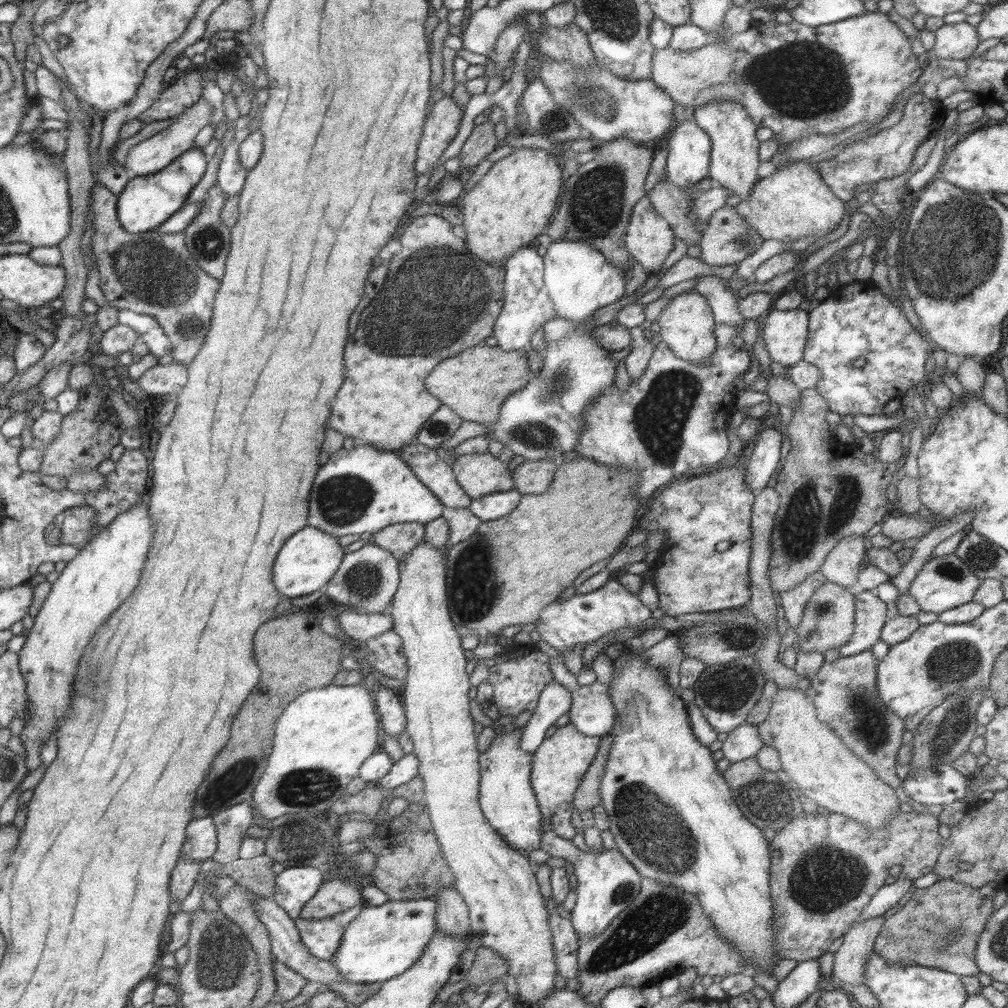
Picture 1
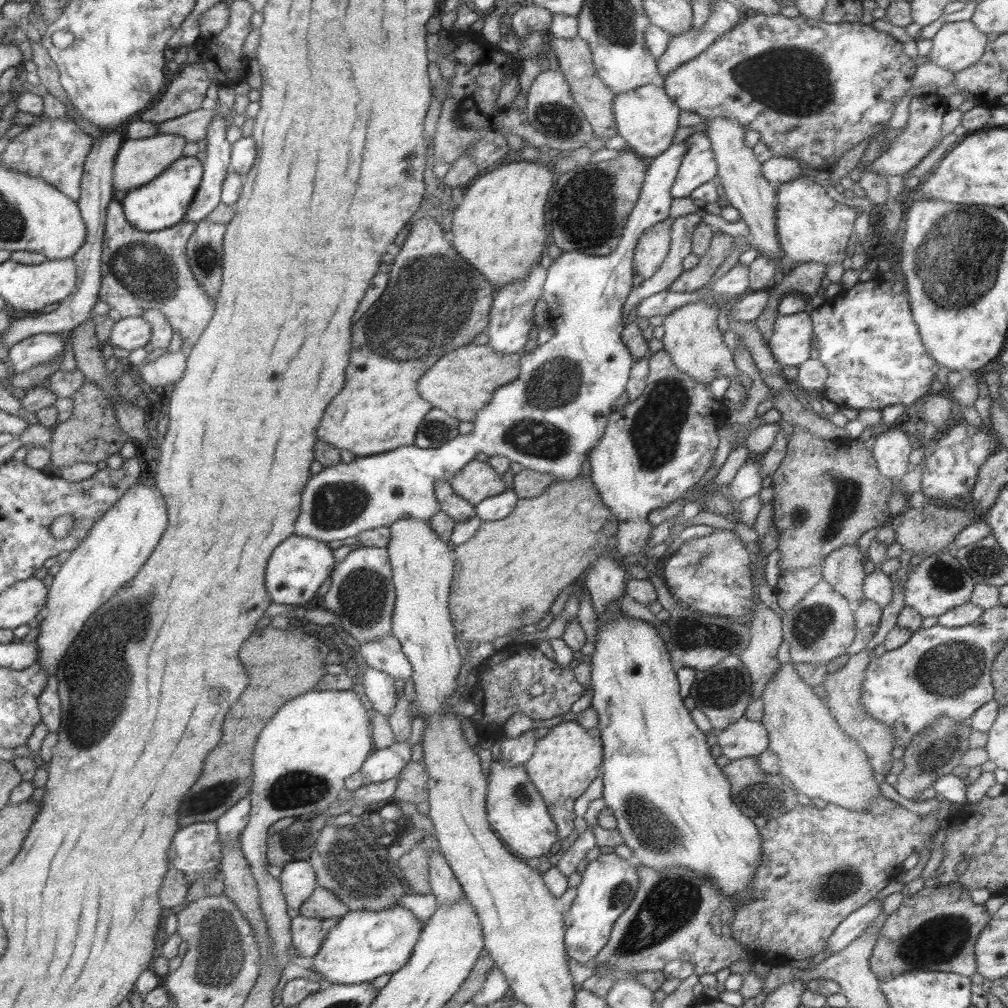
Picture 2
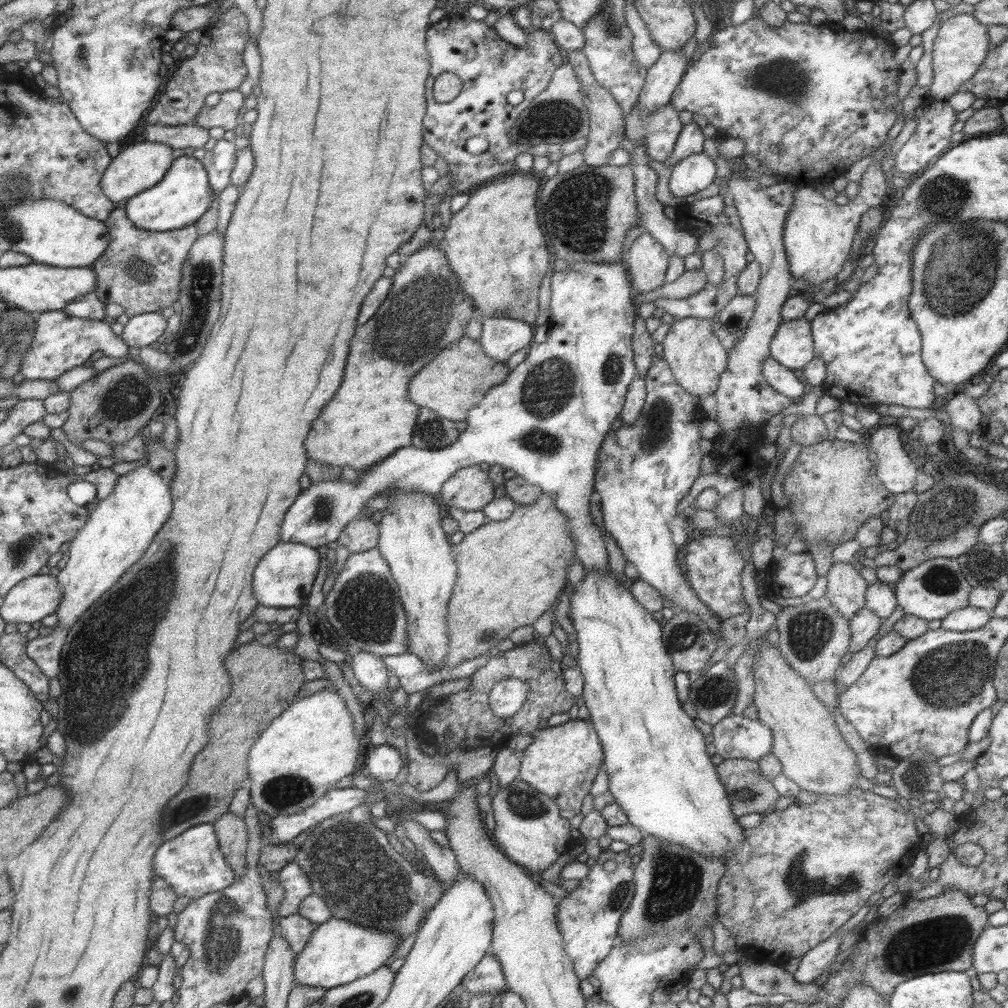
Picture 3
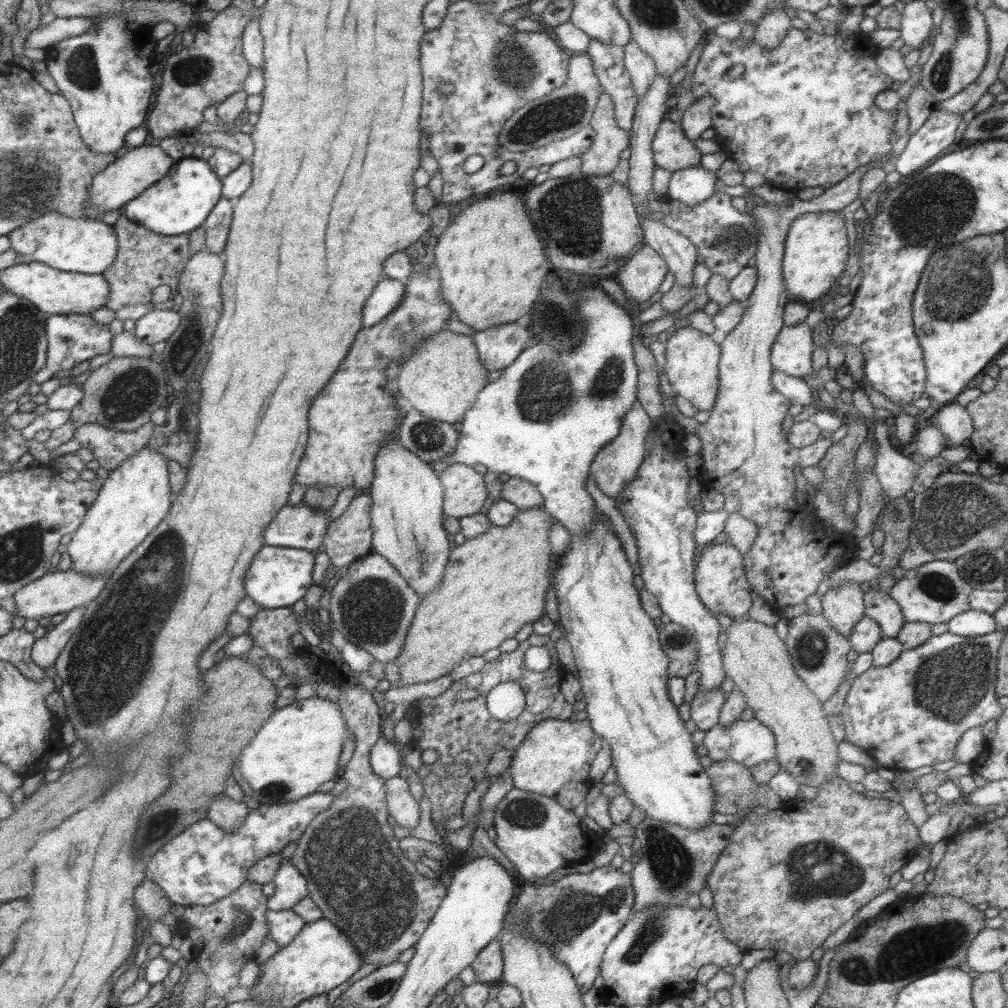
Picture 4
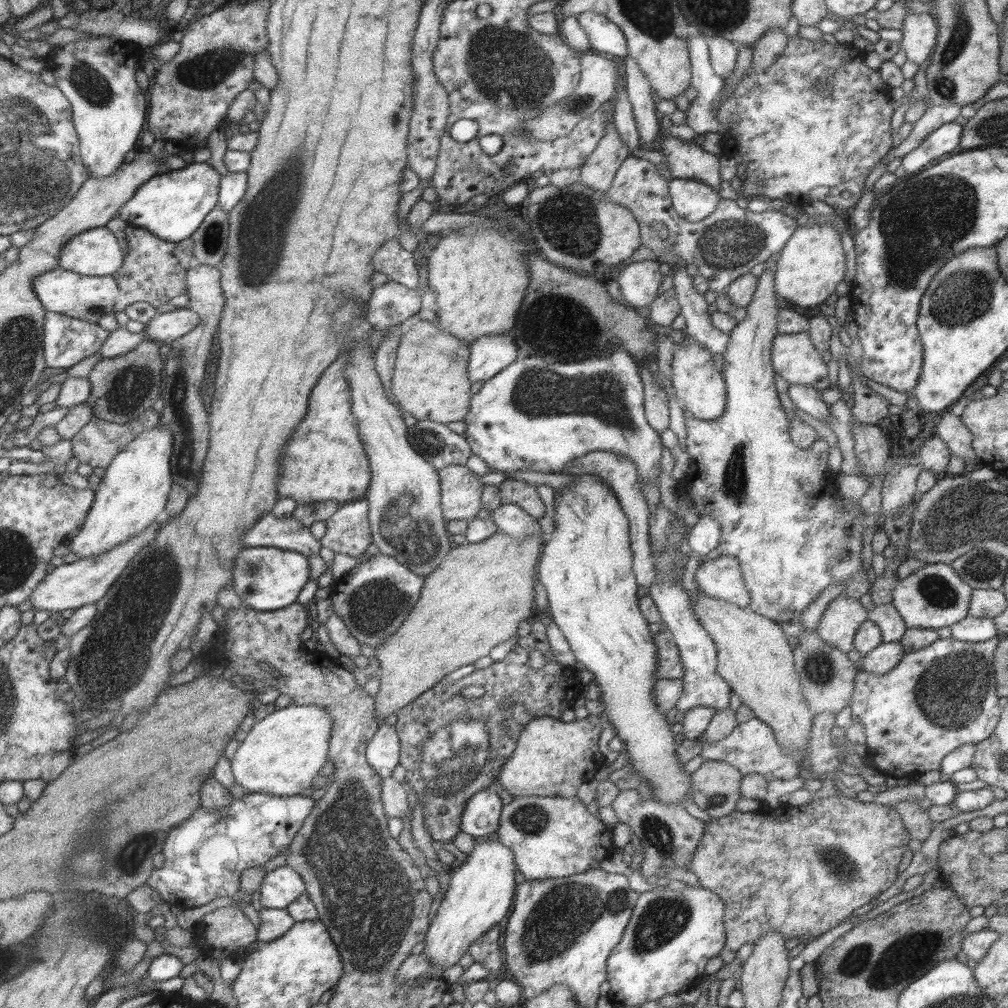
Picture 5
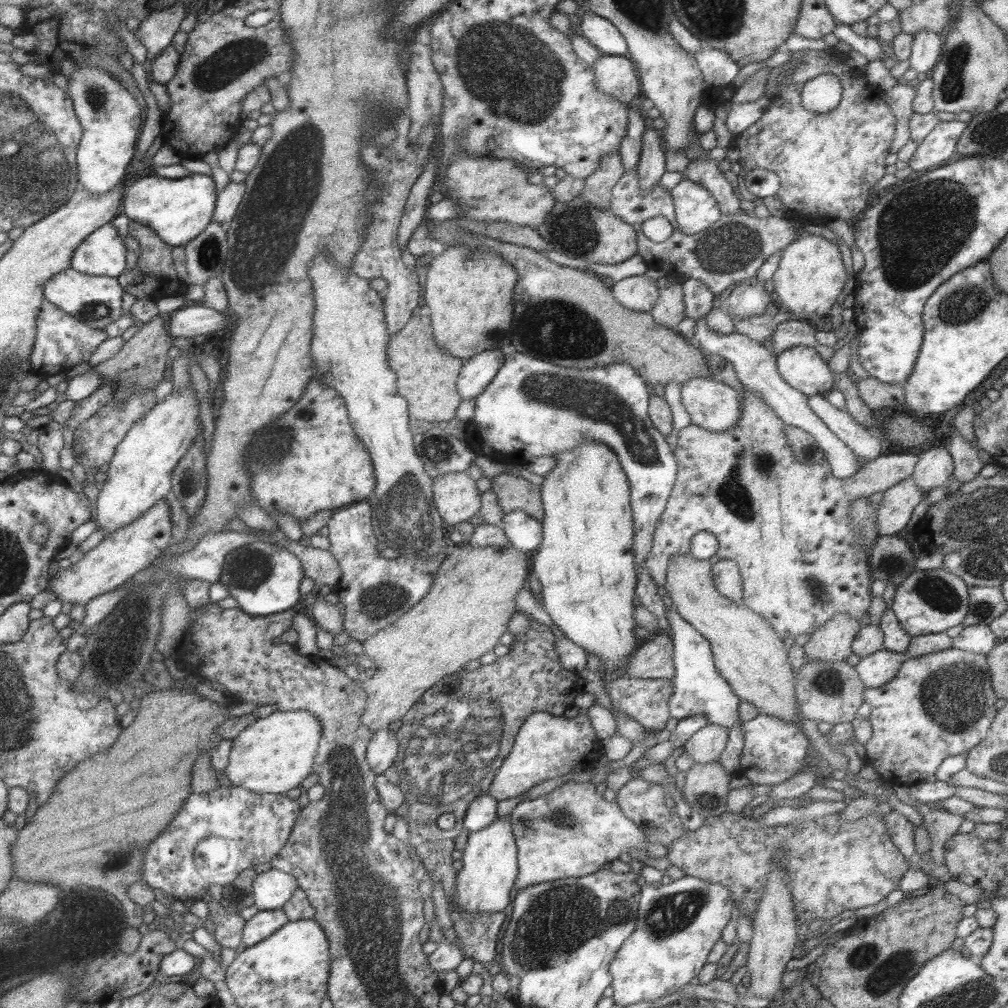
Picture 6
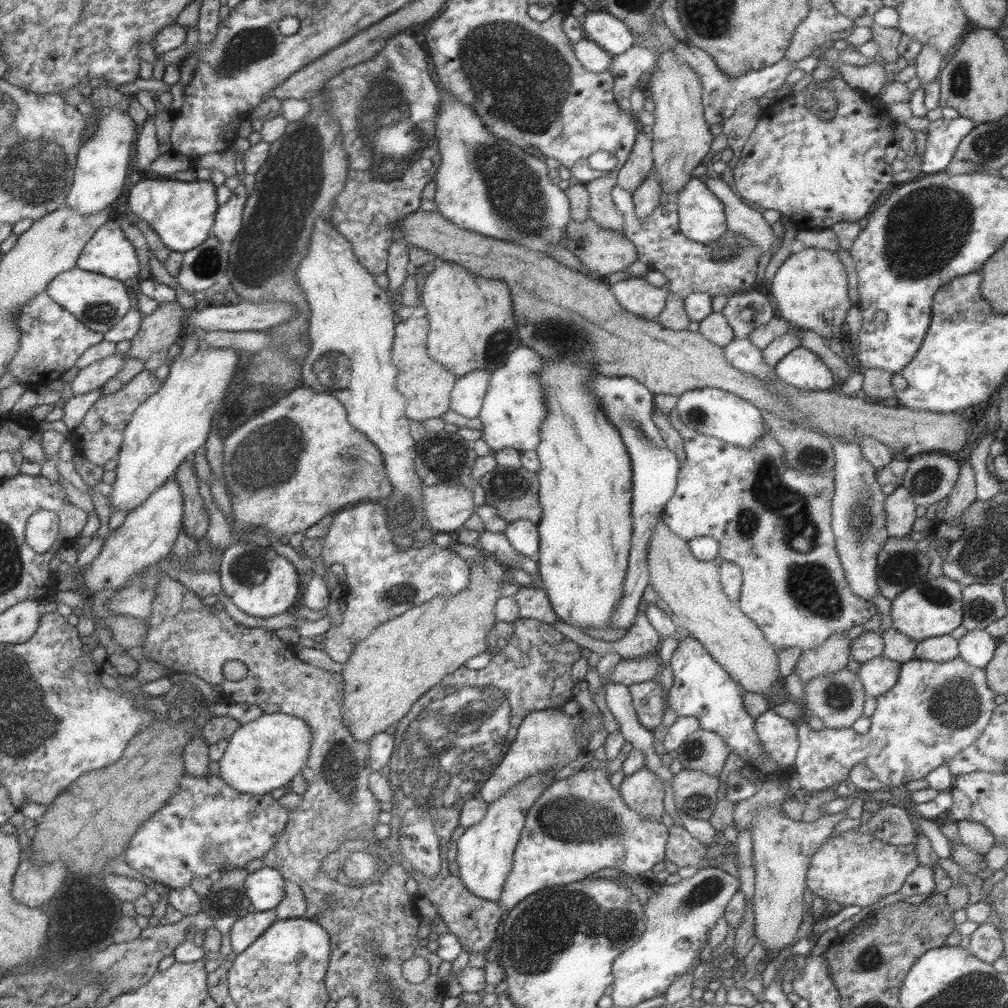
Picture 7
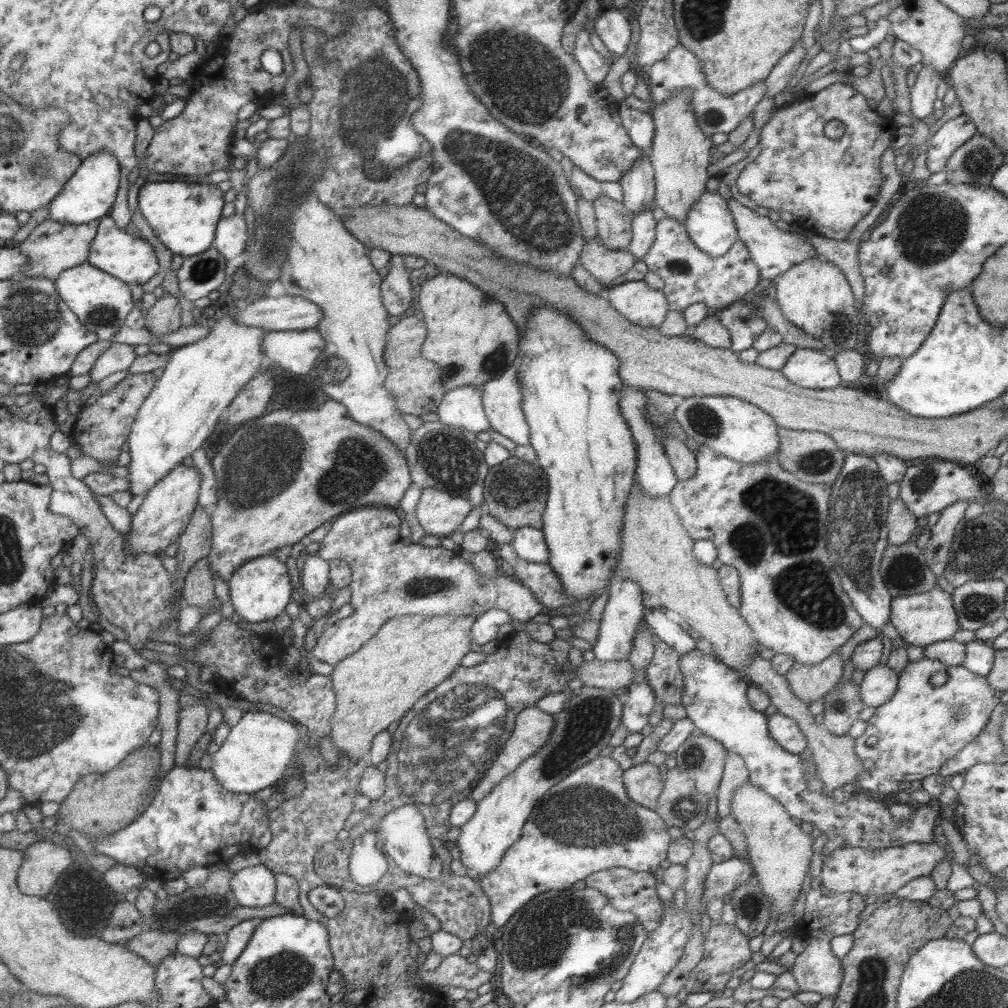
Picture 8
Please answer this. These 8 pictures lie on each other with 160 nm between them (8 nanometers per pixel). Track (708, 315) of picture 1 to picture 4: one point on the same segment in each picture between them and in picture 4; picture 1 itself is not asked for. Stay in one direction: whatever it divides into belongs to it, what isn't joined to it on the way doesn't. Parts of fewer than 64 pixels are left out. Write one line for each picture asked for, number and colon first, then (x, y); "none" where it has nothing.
2: (691, 338)
3: (696, 357)
4: (691, 357)

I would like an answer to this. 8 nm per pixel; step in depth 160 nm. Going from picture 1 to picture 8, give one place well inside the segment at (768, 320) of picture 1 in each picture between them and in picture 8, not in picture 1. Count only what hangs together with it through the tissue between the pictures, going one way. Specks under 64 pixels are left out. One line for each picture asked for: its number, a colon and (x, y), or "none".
2: (789, 342)
3: (791, 346)
4: (791, 351)
5: (793, 357)
6: (801, 367)
7: (800, 368)
8: (811, 369)

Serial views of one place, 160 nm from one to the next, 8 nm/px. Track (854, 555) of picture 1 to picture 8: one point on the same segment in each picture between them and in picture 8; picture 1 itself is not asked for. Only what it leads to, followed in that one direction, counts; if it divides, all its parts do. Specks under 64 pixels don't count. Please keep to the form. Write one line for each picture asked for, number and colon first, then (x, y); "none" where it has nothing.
2: (841, 568)
3: (845, 588)
4: (844, 606)
5: (839, 621)
6: (831, 641)
7: (833, 653)
8: (807, 682)

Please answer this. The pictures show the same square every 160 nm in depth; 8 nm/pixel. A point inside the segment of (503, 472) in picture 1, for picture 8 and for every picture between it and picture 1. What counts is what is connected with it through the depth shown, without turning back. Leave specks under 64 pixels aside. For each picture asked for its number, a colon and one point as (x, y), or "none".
2: (477, 480)
3: (469, 488)
4: (464, 490)
5: (460, 490)
6: (456, 498)
7: (446, 506)
8: (439, 514)

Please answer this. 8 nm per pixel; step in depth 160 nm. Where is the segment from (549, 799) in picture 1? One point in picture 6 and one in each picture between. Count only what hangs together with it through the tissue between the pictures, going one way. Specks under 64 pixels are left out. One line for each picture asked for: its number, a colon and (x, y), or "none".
2: (564, 761)
3: (561, 762)
4: (552, 760)
5: (552, 758)
6: (545, 746)

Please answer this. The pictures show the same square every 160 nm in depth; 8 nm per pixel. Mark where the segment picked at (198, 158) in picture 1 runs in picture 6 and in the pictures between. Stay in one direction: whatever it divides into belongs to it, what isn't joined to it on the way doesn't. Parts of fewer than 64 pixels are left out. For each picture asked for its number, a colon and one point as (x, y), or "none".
2: (158, 204)
3: (182, 195)
4: (178, 202)
5: (171, 205)
6: (176, 210)

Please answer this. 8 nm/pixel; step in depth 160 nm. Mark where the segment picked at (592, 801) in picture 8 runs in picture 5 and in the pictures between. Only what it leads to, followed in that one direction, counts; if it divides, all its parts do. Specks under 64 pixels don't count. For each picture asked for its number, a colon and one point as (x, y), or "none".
5: (550, 837)
6: (571, 831)
7: (578, 825)

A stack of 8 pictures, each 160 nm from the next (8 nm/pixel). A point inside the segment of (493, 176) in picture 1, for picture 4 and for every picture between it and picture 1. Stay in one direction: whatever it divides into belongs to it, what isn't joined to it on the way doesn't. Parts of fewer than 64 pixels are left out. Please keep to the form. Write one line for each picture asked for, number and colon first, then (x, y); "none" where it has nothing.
2: (498, 228)
3: (493, 244)
4: (490, 263)

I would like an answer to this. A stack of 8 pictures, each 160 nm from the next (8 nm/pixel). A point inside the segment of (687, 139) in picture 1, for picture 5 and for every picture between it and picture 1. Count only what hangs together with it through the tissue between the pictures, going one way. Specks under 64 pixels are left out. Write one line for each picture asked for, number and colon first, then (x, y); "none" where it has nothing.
2: (697, 165)
3: (694, 172)
4: (692, 185)
5: (692, 200)

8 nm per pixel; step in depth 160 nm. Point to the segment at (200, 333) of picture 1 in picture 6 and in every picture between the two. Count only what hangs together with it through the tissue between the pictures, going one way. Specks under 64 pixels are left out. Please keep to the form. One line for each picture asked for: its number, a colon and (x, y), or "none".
2: (141, 271)
3: (140, 270)
4: (144, 260)
5: (149, 272)
6: (153, 276)

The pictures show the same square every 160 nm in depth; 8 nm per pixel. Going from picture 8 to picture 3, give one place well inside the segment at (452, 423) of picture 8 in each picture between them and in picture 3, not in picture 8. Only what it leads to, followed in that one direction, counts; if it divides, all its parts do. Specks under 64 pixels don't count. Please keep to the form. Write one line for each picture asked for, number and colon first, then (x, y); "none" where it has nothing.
3: (500, 337)
4: (497, 346)
5: (490, 353)
6: (476, 372)
7: (466, 397)

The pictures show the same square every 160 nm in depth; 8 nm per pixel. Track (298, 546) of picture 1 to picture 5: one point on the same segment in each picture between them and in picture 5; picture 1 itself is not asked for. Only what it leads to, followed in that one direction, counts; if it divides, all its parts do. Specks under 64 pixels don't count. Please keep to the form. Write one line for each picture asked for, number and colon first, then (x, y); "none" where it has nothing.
2: (296, 568)
3: (282, 578)
4: (277, 577)
5: (265, 578)

